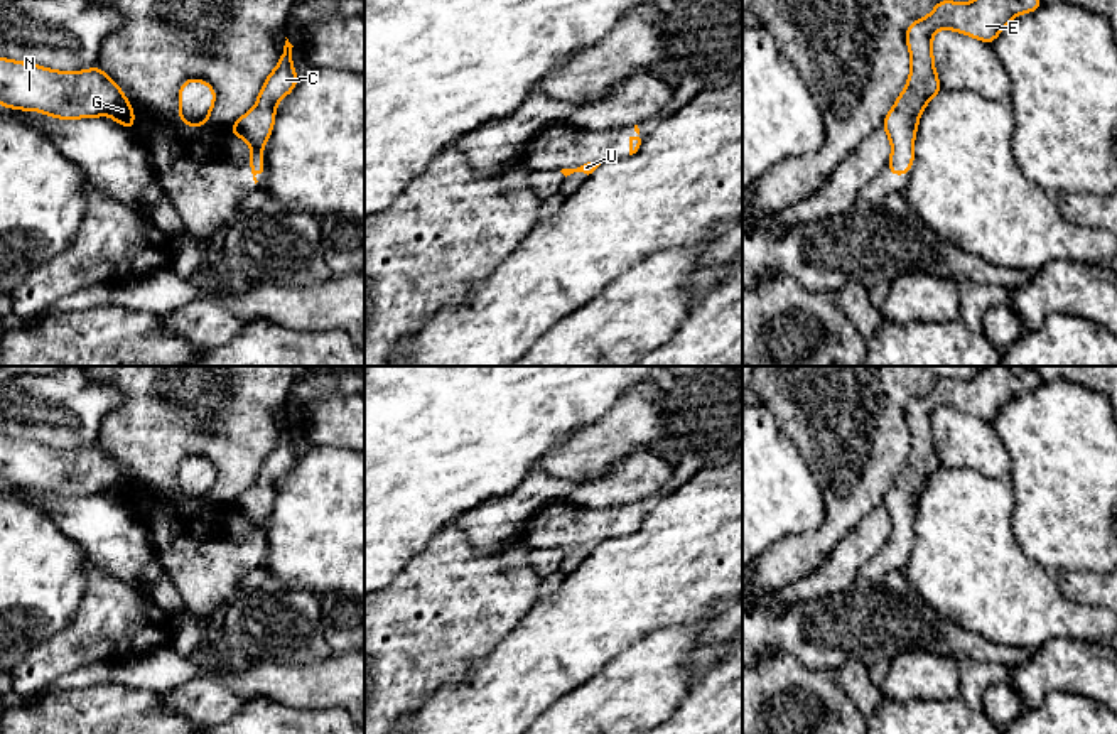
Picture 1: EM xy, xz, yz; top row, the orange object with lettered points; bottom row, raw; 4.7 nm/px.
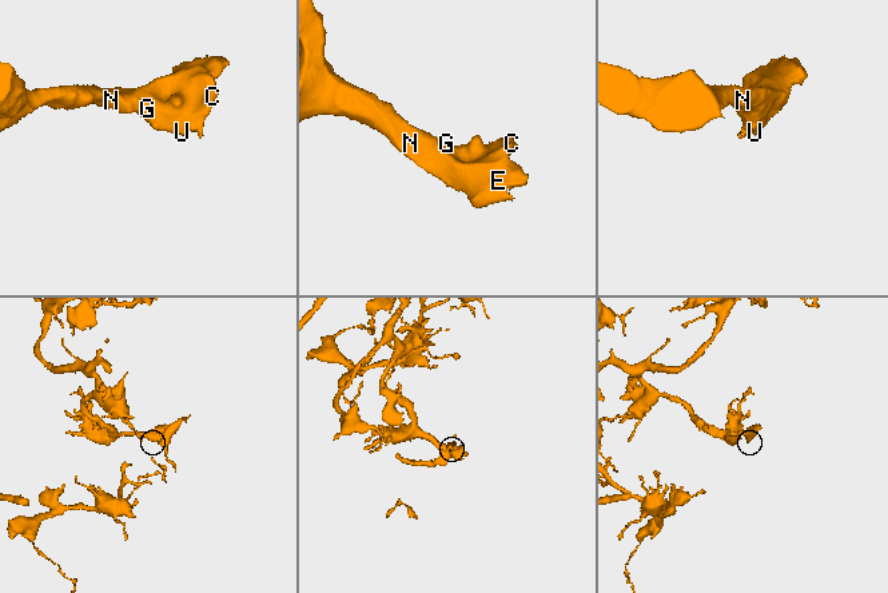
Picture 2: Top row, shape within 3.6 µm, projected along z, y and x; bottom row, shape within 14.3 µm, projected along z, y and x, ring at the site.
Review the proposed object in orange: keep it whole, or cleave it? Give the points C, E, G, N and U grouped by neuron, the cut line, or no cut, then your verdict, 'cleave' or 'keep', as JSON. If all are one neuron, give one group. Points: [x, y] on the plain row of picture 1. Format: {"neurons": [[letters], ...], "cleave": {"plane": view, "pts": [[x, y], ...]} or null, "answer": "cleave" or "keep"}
{"neurons": [["C", "E", "G", "N", "U"]], "cleave": null, "answer": "keep"}

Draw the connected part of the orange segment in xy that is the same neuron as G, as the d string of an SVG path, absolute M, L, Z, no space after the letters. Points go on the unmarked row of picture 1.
M0 435L0 484L37 488L52 496L98 496L105 491L133 510L135 489L120 464L98 442L62 451Z

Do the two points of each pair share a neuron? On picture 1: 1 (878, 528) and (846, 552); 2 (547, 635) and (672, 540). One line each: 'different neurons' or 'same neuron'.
1: same neuron
2: same neuron

